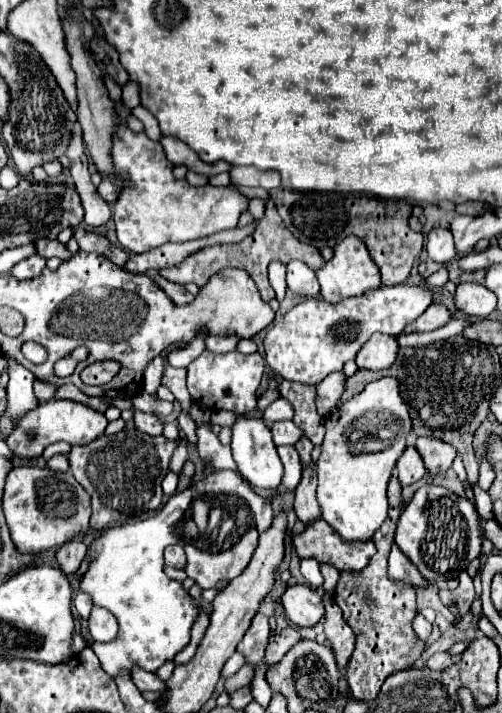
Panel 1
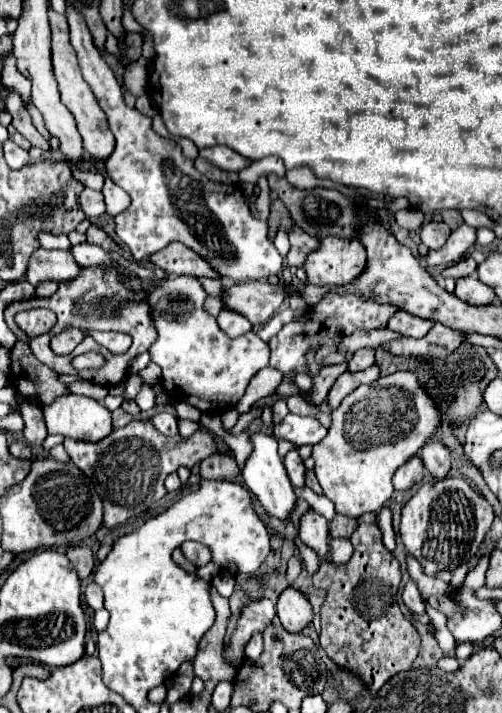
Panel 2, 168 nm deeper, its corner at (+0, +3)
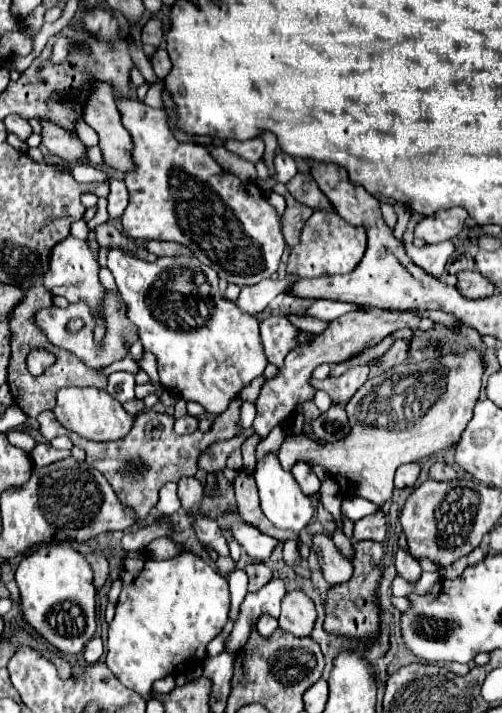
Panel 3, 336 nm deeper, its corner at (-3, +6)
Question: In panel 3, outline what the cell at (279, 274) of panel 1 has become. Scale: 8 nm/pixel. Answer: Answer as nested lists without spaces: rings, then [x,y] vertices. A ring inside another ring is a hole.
[[[115,101],[123,125],[133,137],[133,157],[137,163],[137,171],[125,175],[125,185],[129,189],[129,205],[121,217],[125,233],[137,241],[177,241],[203,261],[203,265],[211,265],[211,269],[227,283],[255,285],[261,279],[271,277],[281,261],[285,239],[281,233],[281,219],[261,189],[253,181],[241,181],[233,173],[223,171],[203,145],[177,141],[167,125],[165,109],[153,109],[139,101]]]

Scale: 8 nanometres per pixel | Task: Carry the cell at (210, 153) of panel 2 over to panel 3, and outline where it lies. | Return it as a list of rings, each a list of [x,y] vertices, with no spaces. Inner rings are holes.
[[[253,137],[253,139],[247,139],[247,141],[235,141],[235,139],[231,139],[231,141],[225,143],[225,147],[229,151],[233,151],[235,155],[239,155],[239,157],[251,161],[251,163],[257,163],[263,157],[263,147],[265,145],[263,145],[261,137]]]

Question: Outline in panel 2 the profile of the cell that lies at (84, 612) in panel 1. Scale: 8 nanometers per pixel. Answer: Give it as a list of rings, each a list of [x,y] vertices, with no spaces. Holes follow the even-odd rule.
[[[90,582],[90,584],[86,586],[84,598],[86,598],[86,604],[88,604],[92,610],[100,610],[100,608],[102,608],[102,592],[100,592],[100,588],[98,588],[94,582]]]

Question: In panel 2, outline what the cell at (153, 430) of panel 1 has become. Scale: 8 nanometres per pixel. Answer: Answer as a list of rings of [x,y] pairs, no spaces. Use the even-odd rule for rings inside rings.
[[[158,412],[158,414],[154,414],[150,418],[150,422],[164,436],[176,436],[178,434],[178,426],[176,426],[178,418],[174,414],[170,414],[170,412]]]

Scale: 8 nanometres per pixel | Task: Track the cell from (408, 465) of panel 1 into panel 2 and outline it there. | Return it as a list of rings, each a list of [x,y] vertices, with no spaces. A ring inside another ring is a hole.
[[[418,454],[412,456],[404,466],[400,466],[396,470],[396,474],[394,474],[394,488],[396,490],[412,488],[414,484],[418,484],[422,480],[422,470],[424,470],[424,466],[422,466],[420,456]]]

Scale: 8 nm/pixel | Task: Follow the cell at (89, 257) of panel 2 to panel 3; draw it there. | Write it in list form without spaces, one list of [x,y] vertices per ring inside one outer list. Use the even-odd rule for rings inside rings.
[[[111,249],[107,267],[117,281],[121,299],[127,305],[127,317],[135,323],[143,347],[157,355],[159,381],[165,391],[187,401],[197,401],[207,413],[219,415],[227,409],[229,401],[241,391],[241,387],[263,375],[267,359],[261,349],[259,321],[221,297],[217,273],[203,265],[197,257],[159,257],[157,261],[147,263],[123,253],[121,249]]]

